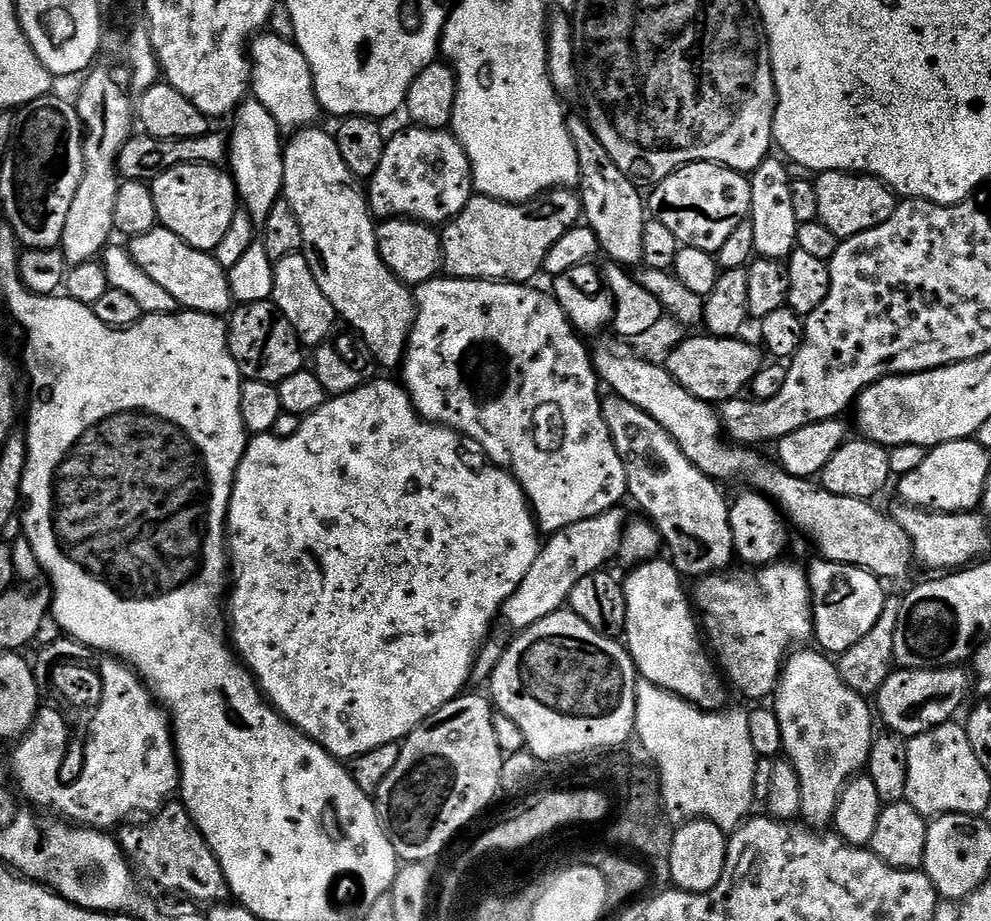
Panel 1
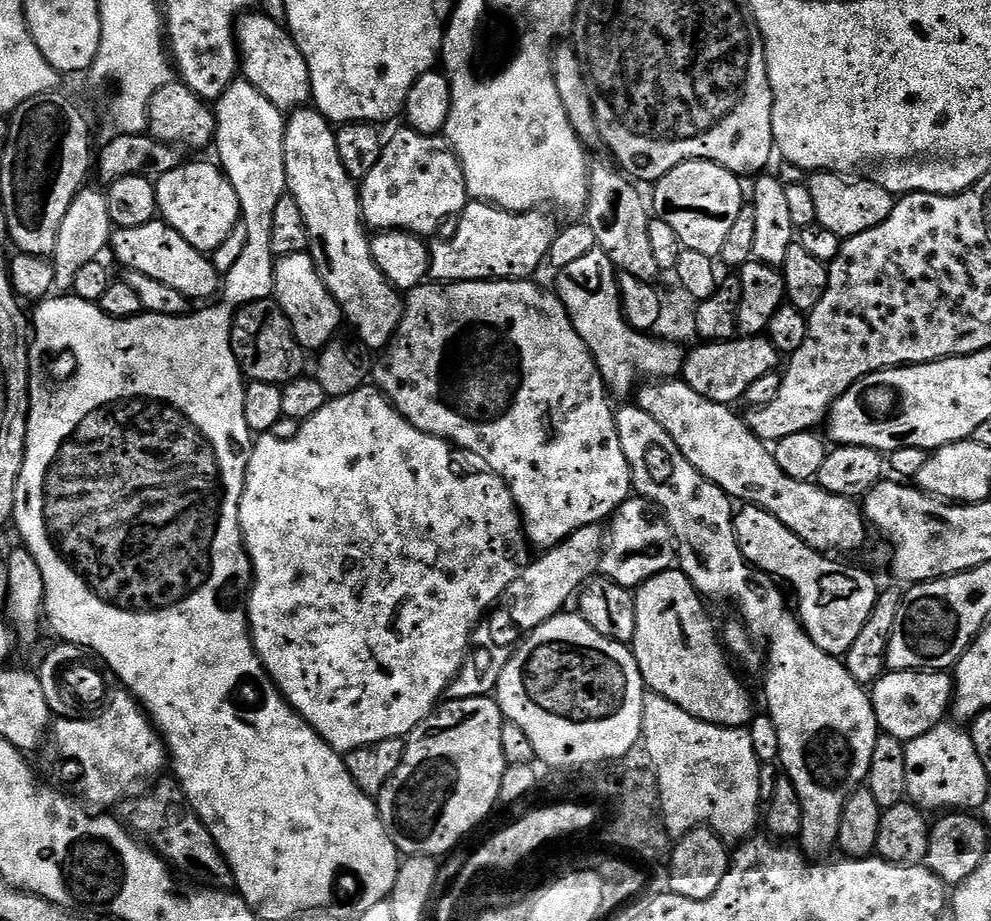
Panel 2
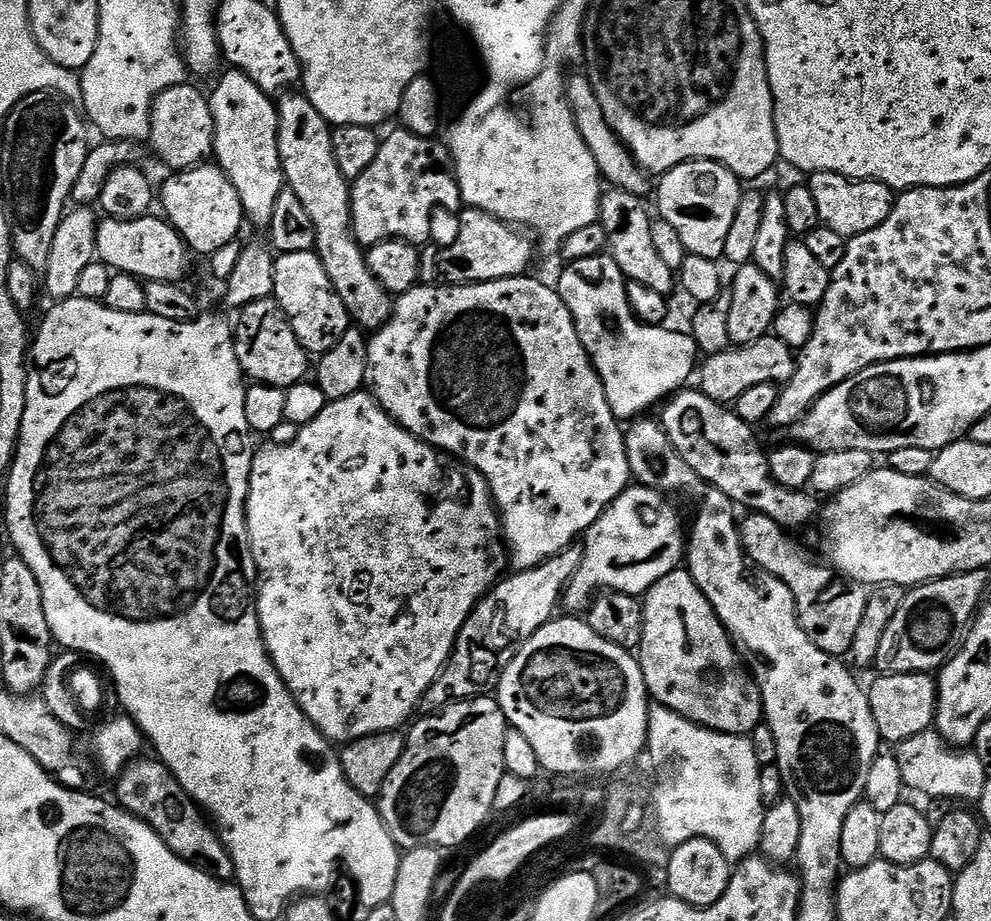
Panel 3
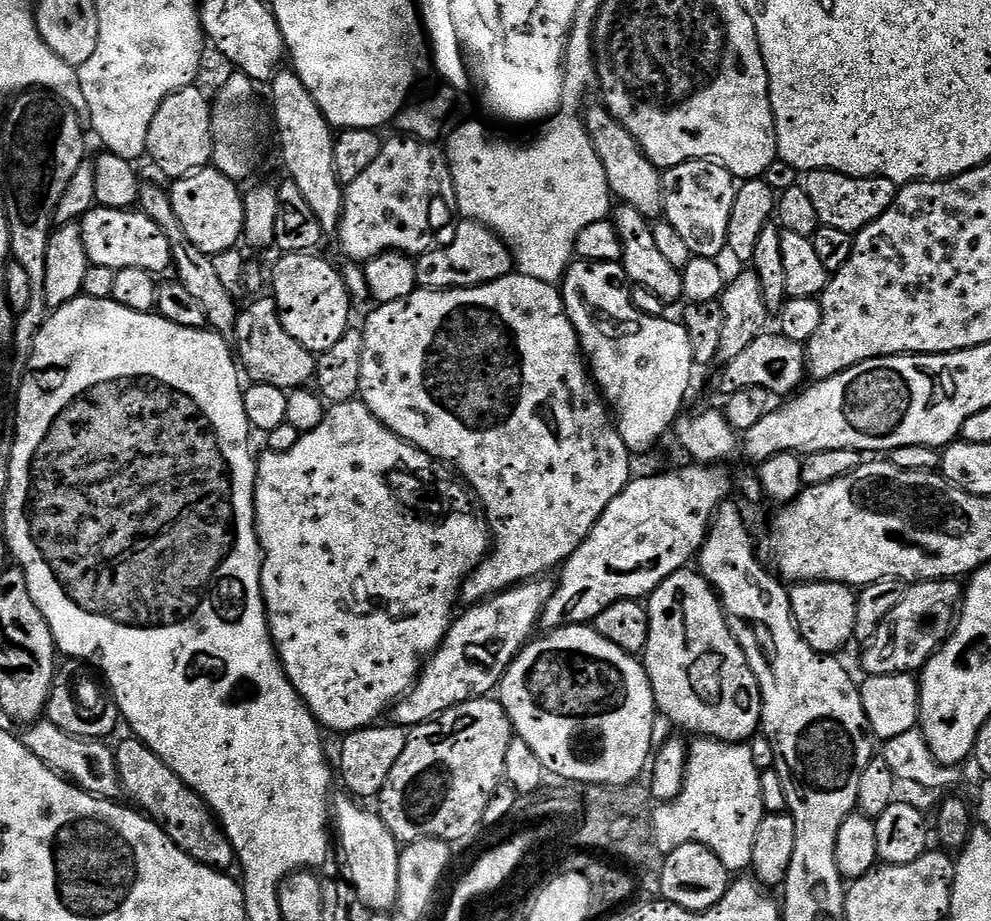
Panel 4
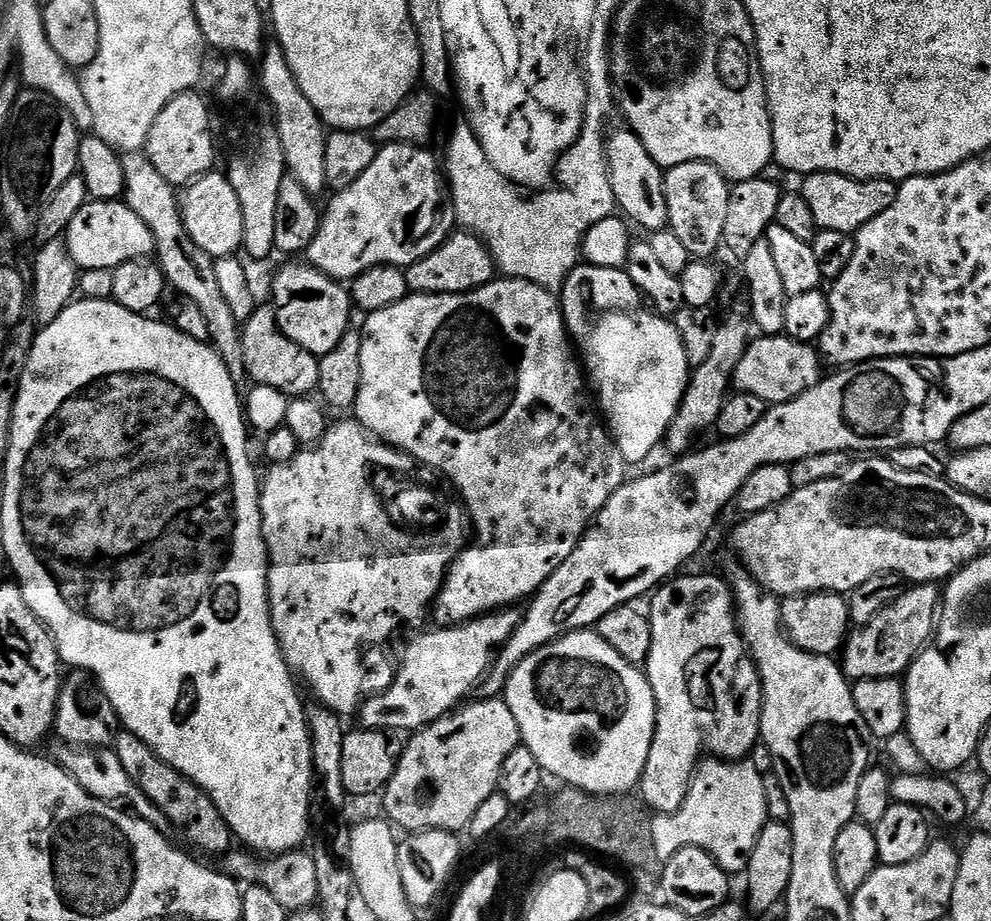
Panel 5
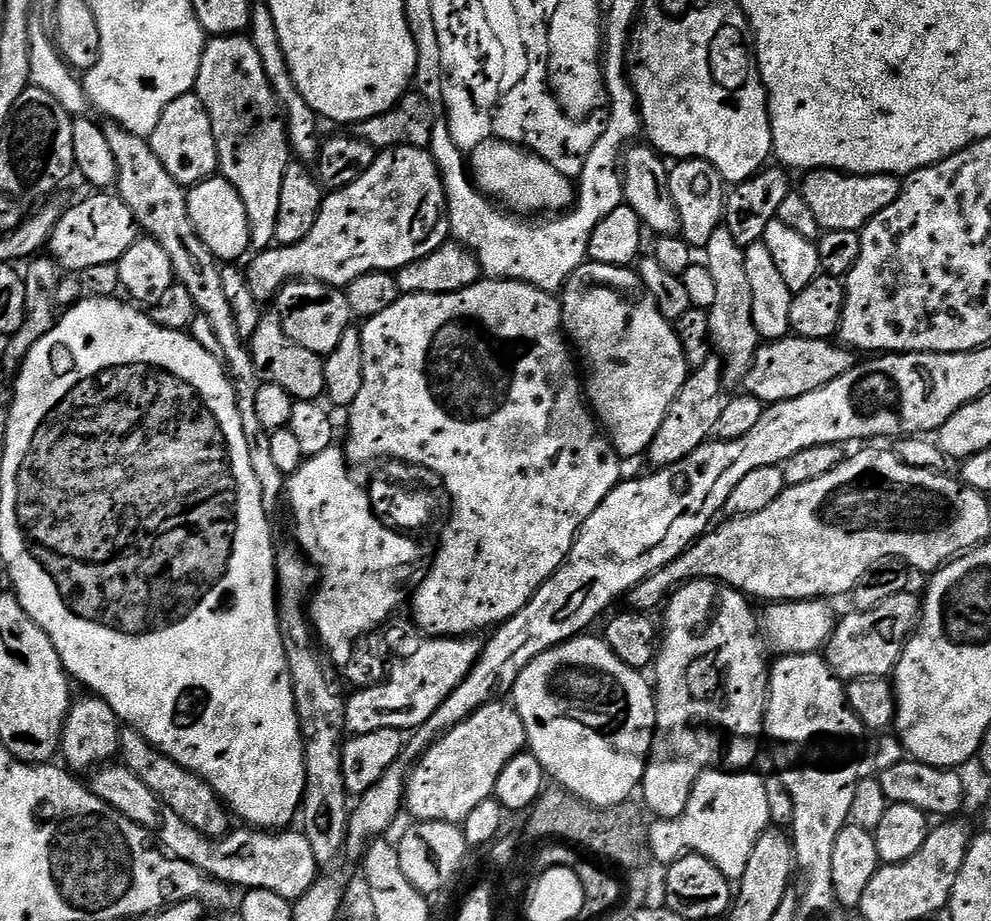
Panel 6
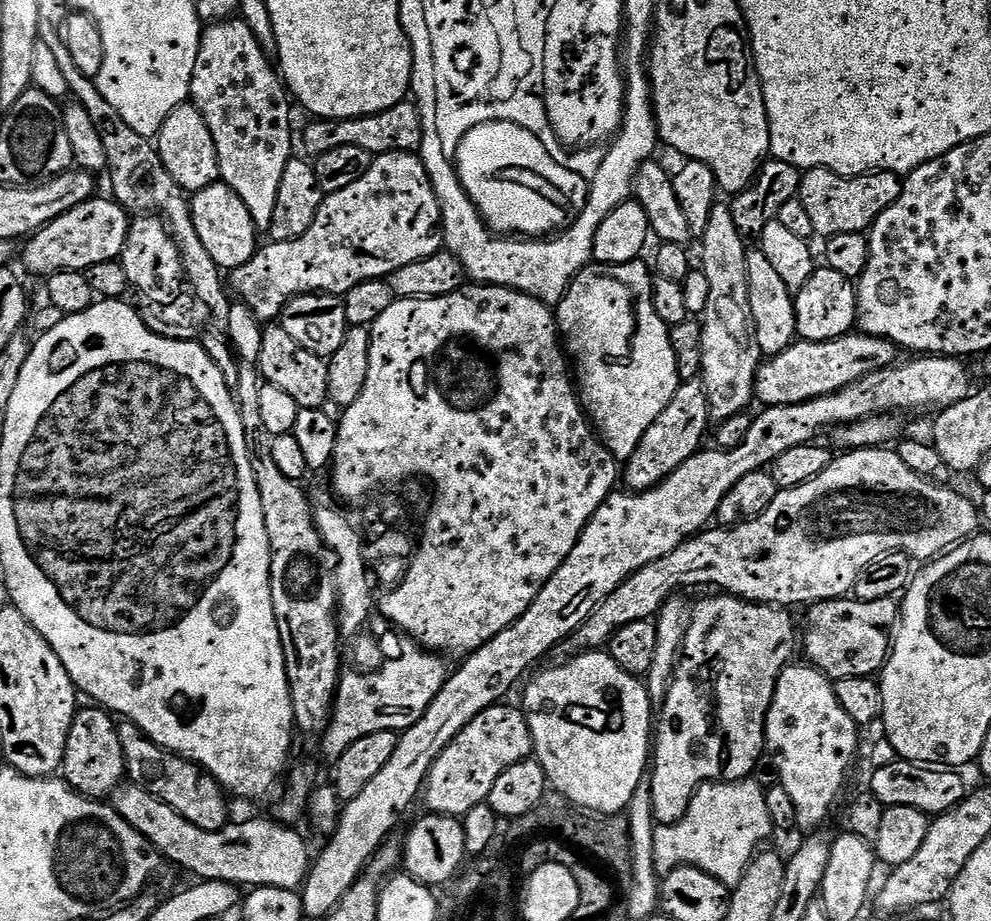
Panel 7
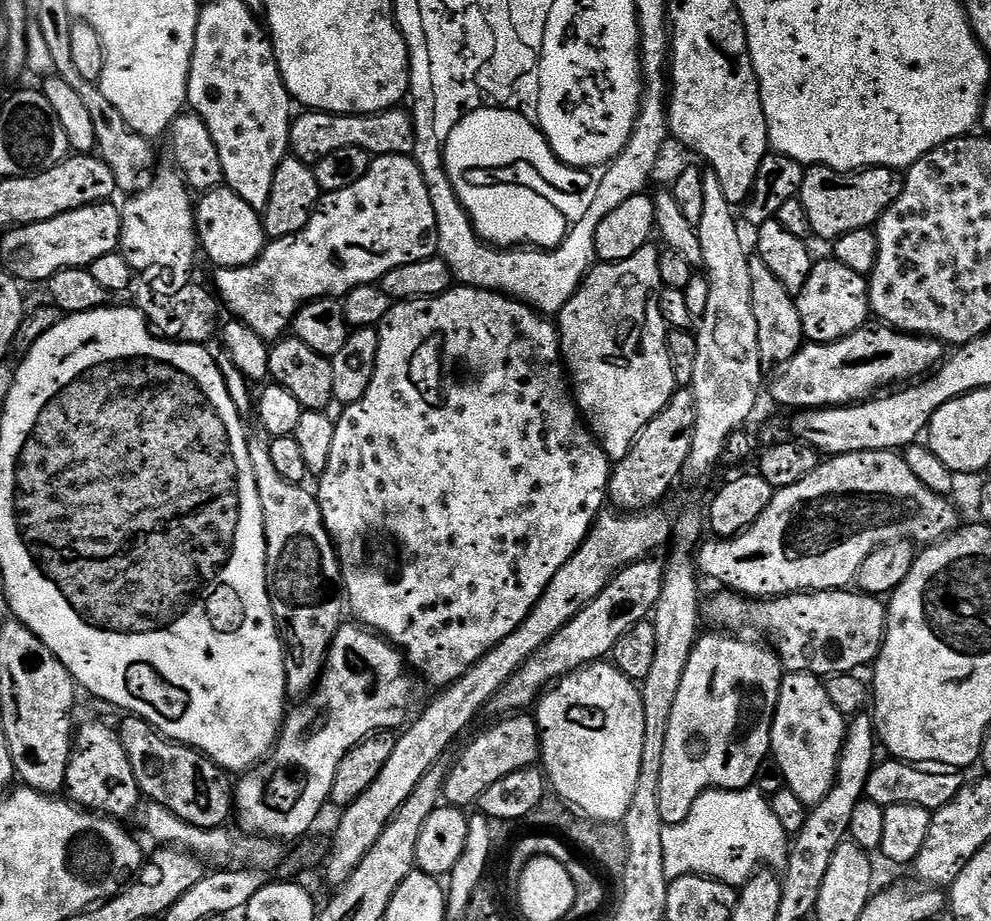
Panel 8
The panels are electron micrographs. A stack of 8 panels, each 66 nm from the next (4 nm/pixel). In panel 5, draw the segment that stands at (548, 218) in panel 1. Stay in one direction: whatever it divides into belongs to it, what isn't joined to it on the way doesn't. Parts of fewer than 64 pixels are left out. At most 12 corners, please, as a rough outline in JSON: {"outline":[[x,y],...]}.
{"outline":[[456,230],[406,269],[409,293],[449,296],[497,279],[490,250]]}

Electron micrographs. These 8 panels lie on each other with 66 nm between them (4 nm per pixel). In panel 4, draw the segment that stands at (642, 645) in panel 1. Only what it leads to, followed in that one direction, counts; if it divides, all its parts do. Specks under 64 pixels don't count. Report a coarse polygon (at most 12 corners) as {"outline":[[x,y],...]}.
{"outline":[[696,570],[647,597],[642,663],[673,729],[761,731],[760,687]]}

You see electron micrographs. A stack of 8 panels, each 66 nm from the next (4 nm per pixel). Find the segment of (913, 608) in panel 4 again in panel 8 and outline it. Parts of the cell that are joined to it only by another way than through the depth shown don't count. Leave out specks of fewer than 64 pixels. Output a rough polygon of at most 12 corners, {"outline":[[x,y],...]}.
{"outline":[[859,590],[702,604],[713,629],[768,636],[789,673],[875,665],[888,609]]}

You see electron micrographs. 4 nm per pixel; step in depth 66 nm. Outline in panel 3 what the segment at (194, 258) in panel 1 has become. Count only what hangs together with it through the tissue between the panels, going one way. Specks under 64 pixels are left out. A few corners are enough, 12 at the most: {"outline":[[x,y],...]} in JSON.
{"outline":[[101,219],[99,263],[181,283],[190,249],[167,219]]}

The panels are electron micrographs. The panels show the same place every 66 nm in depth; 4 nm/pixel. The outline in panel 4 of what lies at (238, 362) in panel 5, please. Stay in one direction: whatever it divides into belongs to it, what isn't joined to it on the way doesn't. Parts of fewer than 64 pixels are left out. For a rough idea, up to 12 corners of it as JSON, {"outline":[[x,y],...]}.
{"outline":[[145,183],[138,208],[158,222],[175,279],[201,304],[207,327],[235,337],[238,304],[212,257],[174,214],[171,195]]}

